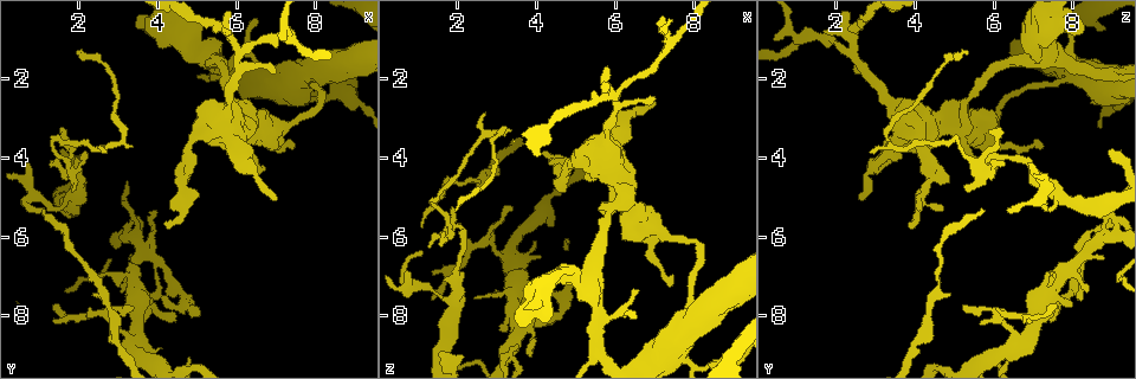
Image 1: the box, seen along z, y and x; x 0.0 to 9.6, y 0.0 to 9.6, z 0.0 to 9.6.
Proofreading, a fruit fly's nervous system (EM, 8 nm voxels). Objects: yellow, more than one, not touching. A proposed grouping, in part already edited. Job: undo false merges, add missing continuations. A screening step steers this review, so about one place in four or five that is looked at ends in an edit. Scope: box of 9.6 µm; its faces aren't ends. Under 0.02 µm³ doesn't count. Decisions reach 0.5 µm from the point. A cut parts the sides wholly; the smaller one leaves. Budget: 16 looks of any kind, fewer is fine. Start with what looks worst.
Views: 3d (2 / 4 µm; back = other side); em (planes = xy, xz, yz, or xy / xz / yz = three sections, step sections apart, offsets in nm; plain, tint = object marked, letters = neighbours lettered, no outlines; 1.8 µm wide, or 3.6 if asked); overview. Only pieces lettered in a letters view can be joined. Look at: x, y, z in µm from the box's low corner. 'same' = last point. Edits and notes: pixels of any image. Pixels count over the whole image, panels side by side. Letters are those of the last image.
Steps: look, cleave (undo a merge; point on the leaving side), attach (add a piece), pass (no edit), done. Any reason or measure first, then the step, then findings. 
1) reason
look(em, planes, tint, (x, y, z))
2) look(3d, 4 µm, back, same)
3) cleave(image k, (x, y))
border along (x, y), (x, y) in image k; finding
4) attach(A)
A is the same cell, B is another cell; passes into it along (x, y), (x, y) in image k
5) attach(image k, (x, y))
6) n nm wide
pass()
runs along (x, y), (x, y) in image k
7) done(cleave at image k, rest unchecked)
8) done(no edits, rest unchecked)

an open end
look(3d, 2 µm, (1.55, 3.85, 8.95))

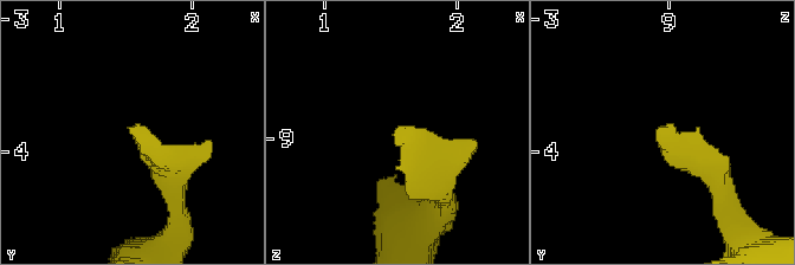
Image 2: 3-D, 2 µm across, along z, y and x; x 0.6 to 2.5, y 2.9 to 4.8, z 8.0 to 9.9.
shape alone is not enough
look(em, planes, letters, (1.52, 3.82, 8.96))

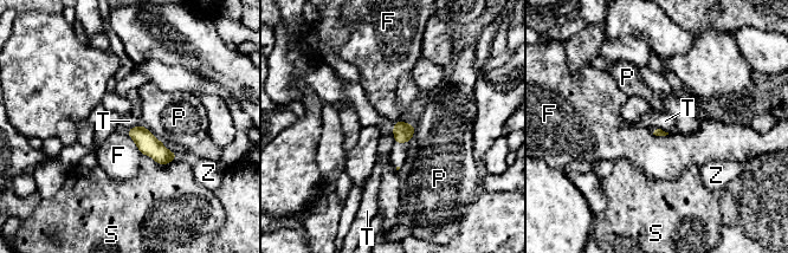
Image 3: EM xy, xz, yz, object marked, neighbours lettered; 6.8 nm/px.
pass()
F, P, S, T and Z are other cells; border along (141, 124), (128, 129) in image 3; none of them fits

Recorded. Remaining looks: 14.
look(3d, 4 µm, (1.90, 4.35, 5.80))

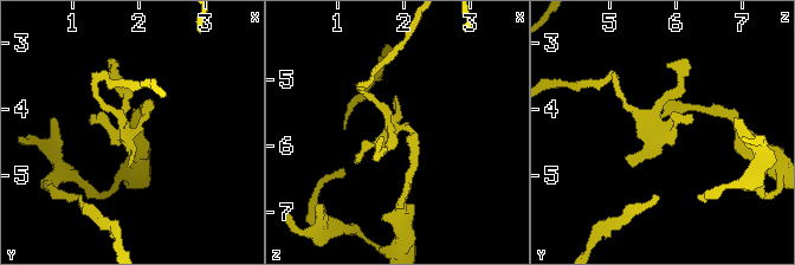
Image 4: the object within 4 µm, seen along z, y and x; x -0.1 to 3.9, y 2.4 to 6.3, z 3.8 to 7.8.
need the tissue
look(em, xz, step 8, tint, (1.85, 4.25, 5.80))

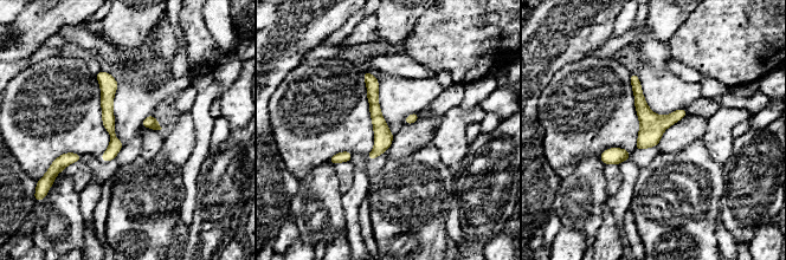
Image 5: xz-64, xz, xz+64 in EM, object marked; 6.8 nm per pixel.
another direction
look(em, planes, letters, same)

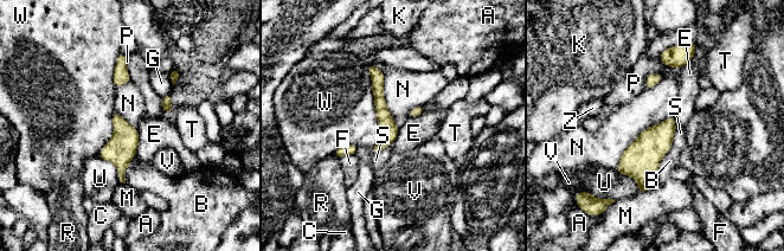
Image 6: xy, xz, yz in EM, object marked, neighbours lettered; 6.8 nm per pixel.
130 nm wide
pass()
A, B, C, E, F, G, K, M, N, P, R, S, T, U, V, W and Z are other cells; border along (672, 115), (647, 127), (615, 168) in image 6; continuous, no second cell

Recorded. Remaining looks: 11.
look(3d, 4 µm, (3.05, 7.40, 8.35))

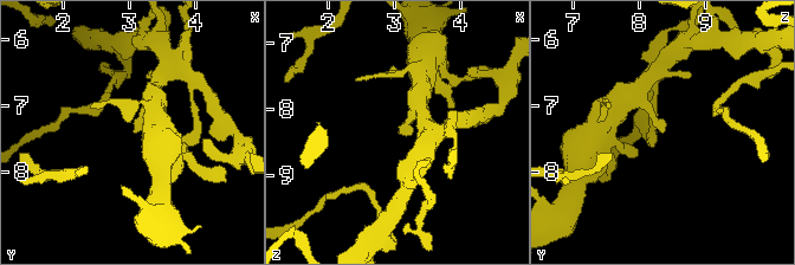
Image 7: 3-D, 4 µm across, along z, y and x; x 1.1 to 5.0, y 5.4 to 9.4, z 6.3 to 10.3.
shape alone is not enough
look(em, xz, step 8, letters, (3.10, 7.40, 8.35))

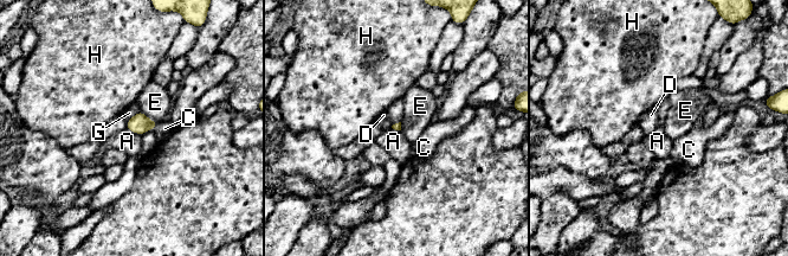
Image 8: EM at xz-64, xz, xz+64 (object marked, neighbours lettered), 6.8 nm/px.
cut it another way
look(em, xy, step 4, letters, same)

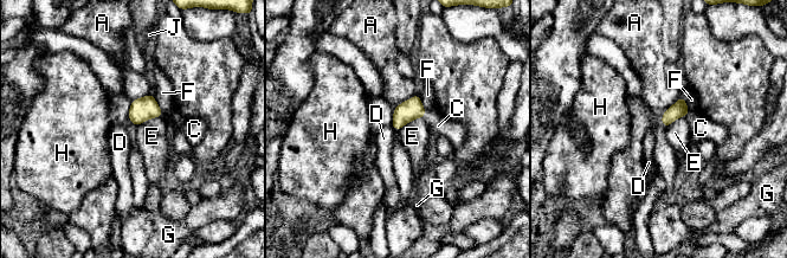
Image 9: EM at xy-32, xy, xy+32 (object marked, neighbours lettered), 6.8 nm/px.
A touches over 240 nm
attach(C)
C is the same cell, A, D, E, F, G, H and J are other cells; passes into it along (411, 109), (424, 114), (438, 126) in image 9; the cell continues

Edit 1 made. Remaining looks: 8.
redraw
look(overview)

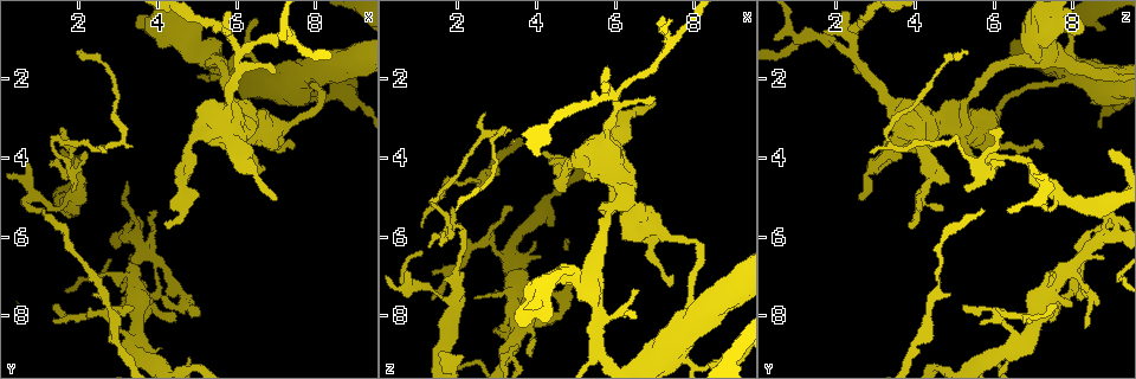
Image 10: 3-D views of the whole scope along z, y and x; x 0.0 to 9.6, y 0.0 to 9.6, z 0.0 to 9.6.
three-way junction
look(em, planes, tint, (6.00, 1.40, 2.45))

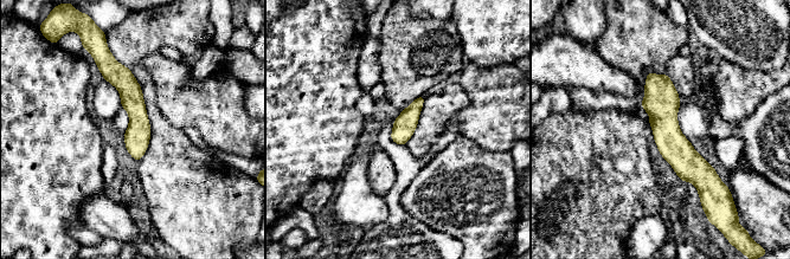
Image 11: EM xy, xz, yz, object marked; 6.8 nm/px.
see the neighbours
look(em, planes, letters, same)

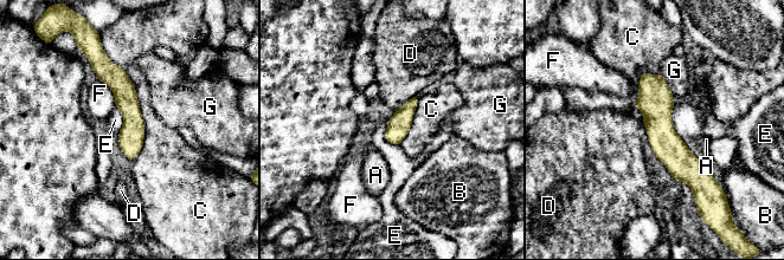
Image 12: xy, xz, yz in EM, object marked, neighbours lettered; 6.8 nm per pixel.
pass()
A, B, C, D, E, F and G are other cells; runs along (643, 76), (662, 138), (694, 188) in image 12; continuous, no second cell

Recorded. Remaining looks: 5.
branch stops here
look(em, yz, step 8, letters, (7.35, 3.70, 7.25))

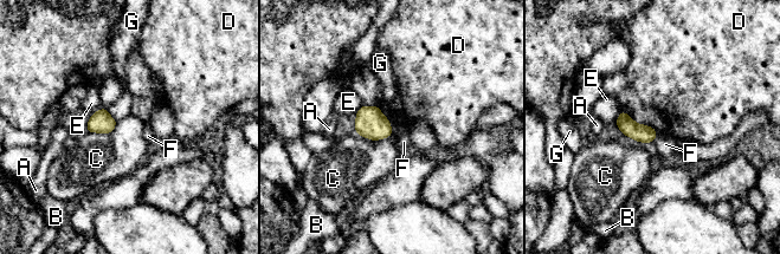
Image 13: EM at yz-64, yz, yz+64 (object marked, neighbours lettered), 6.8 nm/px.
pass()
A, B, C, D, E, F and G are other cells; border along (393, 131), (378, 139), (358, 134) in image 13; none of them fits

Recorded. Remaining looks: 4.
a fork
look(em, xz, step 8, tint, (7.45, 0.95, 1.15))

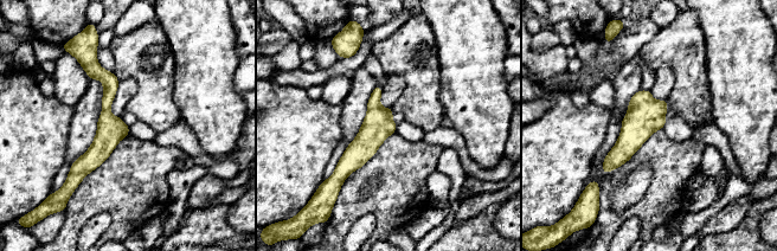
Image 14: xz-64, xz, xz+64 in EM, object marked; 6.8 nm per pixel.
look(em, planes, tint, same)

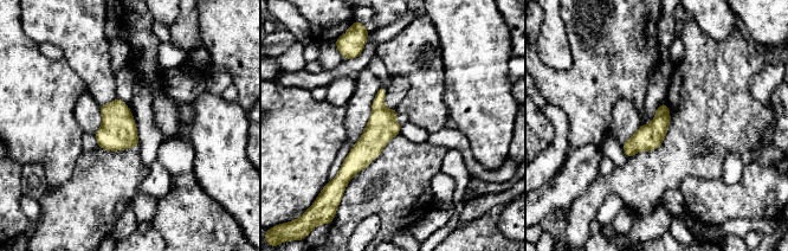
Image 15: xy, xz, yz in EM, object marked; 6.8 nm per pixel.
look(em, planes, letters, same)

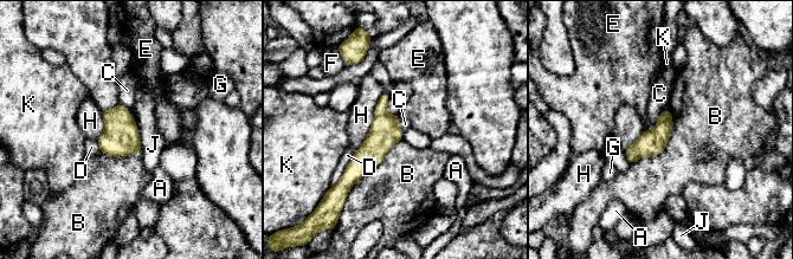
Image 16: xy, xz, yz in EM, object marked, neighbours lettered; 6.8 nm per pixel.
pass()
A, B, C, D, E, F, G, H, J and K are other cells; continuous, no second cell

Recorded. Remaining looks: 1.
done(attach at image 9, rest unchecked)

